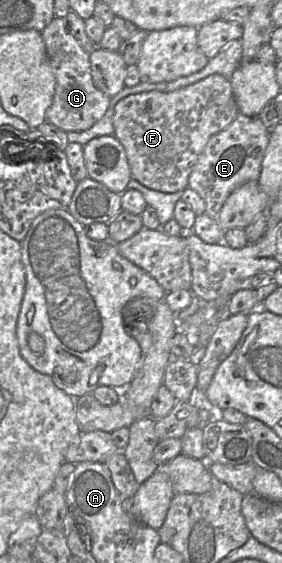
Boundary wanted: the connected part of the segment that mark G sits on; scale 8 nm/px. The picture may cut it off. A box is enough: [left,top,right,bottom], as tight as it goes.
[41,17,110,132]

